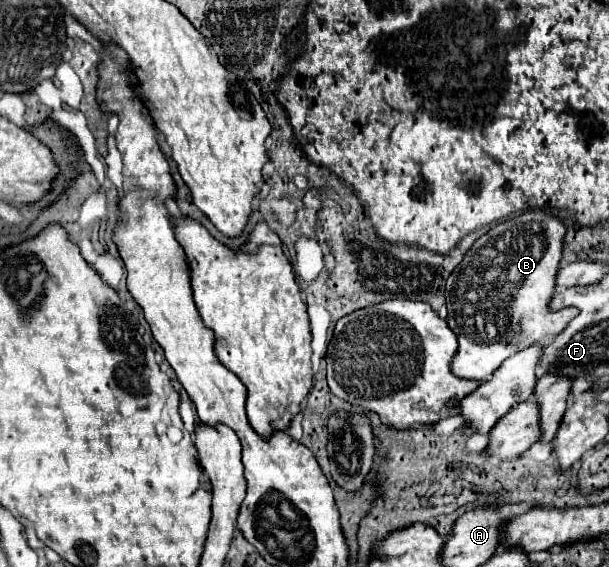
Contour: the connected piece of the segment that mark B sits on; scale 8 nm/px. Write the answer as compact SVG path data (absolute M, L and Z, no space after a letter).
M527 211L513 219L507 219L495 227L491 227L485 235L481 235L473 247L465 253L463 261L455 267L455 271L447 279L447 323L453 333L459 333L459 351L451 363L455 375L463 379L489 379L497 367L509 357L519 353L525 347L535 343L547 343L555 335L559 335L569 321L577 315L575 307L553 311L549 307L555 277L559 271L559 263L563 259L567 227L559 217L553 217L545 211Z

